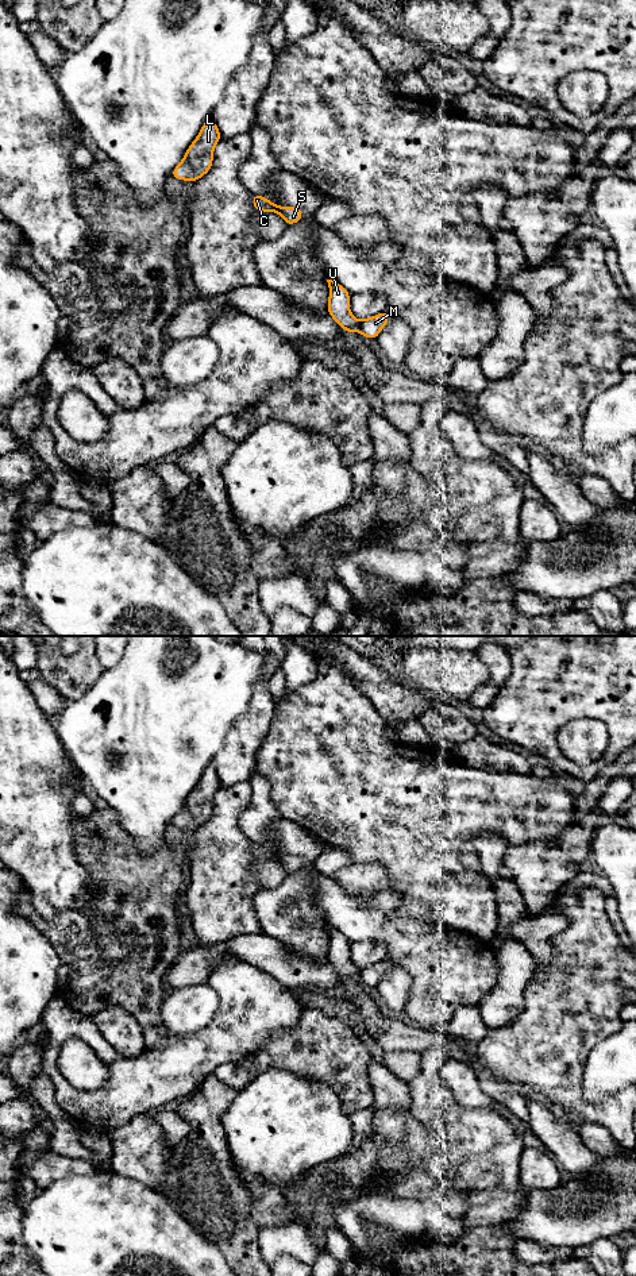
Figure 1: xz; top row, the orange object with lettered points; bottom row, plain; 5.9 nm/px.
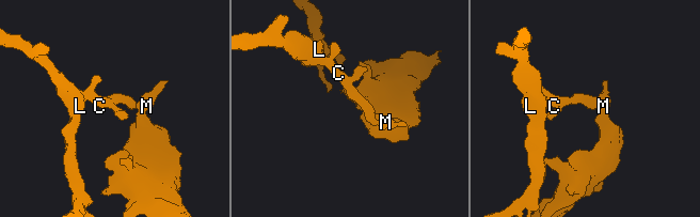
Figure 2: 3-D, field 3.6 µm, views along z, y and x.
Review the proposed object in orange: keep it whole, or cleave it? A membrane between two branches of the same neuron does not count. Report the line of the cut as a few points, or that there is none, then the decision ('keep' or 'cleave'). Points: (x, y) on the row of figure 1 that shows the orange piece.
cut xz (359, 322), (355, 330); cleave

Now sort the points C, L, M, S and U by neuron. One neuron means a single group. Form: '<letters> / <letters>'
C L S U / M

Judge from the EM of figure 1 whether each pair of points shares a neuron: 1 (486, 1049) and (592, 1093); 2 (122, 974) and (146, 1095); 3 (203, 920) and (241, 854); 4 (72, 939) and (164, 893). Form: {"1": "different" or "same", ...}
{"1": "different", "2": "different", "3": "same", "4": "same"}

